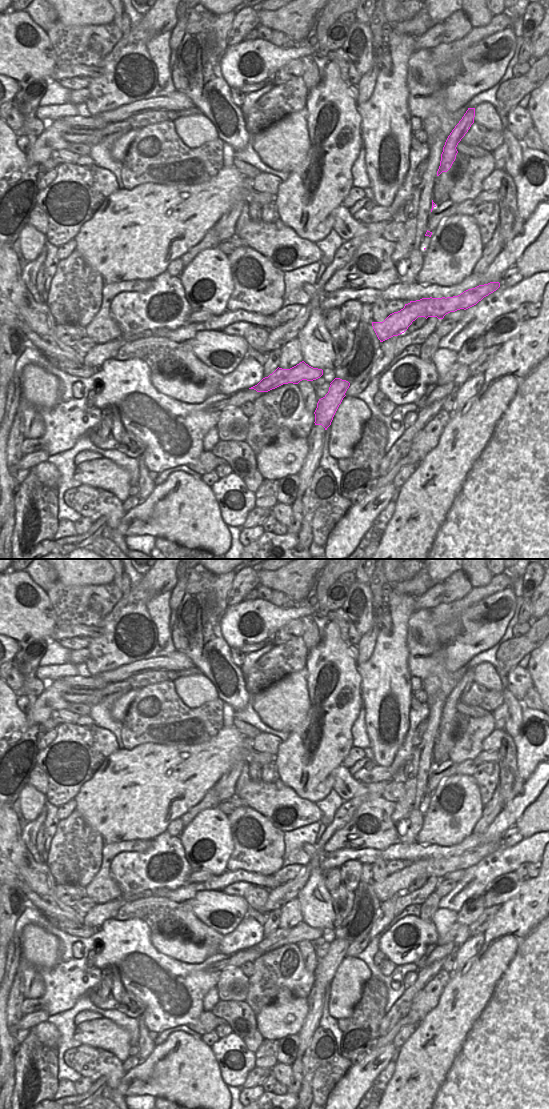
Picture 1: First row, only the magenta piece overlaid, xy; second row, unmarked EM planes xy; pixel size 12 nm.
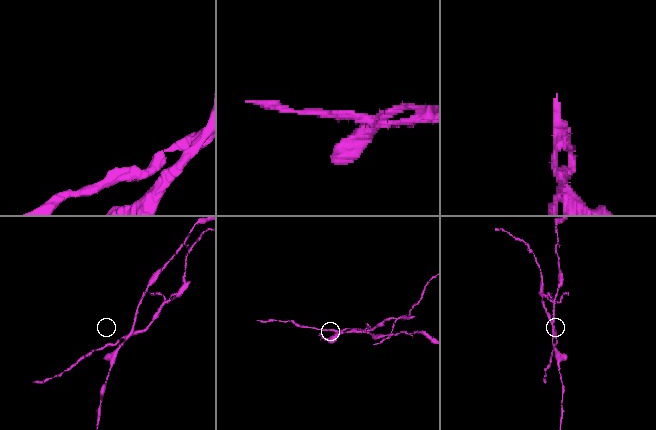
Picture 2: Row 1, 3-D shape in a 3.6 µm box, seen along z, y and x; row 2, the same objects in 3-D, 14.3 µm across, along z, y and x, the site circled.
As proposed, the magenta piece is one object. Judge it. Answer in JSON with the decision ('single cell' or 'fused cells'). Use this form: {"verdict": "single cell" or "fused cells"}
{"verdict": "fused cells"}

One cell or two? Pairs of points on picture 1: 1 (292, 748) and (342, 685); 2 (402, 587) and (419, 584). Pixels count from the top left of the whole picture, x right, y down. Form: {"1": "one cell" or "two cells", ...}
{"1": "one cell", "2": "one cell"}

